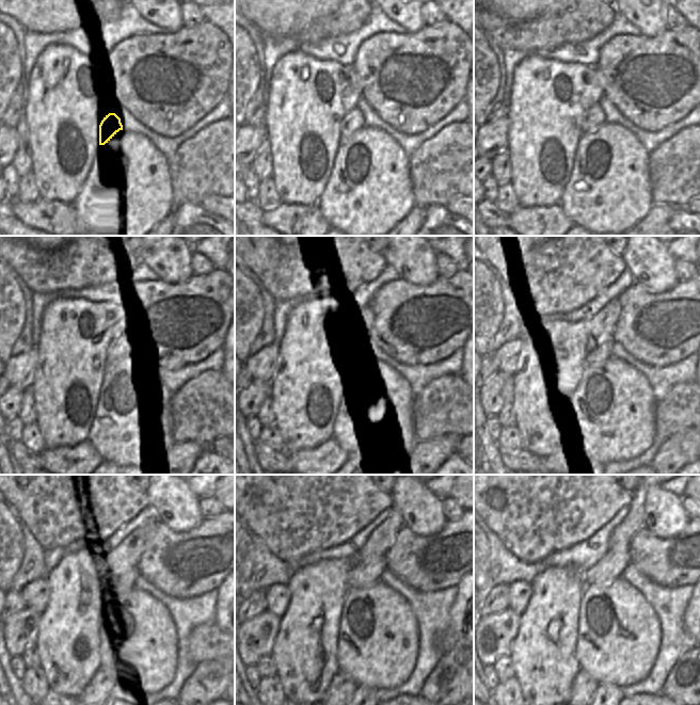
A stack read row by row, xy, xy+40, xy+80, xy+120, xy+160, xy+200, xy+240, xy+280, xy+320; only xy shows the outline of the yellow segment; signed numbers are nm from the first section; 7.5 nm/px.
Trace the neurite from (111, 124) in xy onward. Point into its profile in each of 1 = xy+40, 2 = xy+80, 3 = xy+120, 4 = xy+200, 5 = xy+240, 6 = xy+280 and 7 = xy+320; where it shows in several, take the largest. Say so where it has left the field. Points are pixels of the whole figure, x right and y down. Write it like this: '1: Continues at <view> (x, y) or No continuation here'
1: Continues at xy+40 (352, 121)
2: Continues at xy+80 (594, 117)
3: Continues at xy+120 (118, 350)
4: Continues at xy+200 (597, 354)
5: Continues at xy+240 (123, 582)
6: Continues at xy+280 (363, 575)
7: Continues at xy+320 (614, 563)

